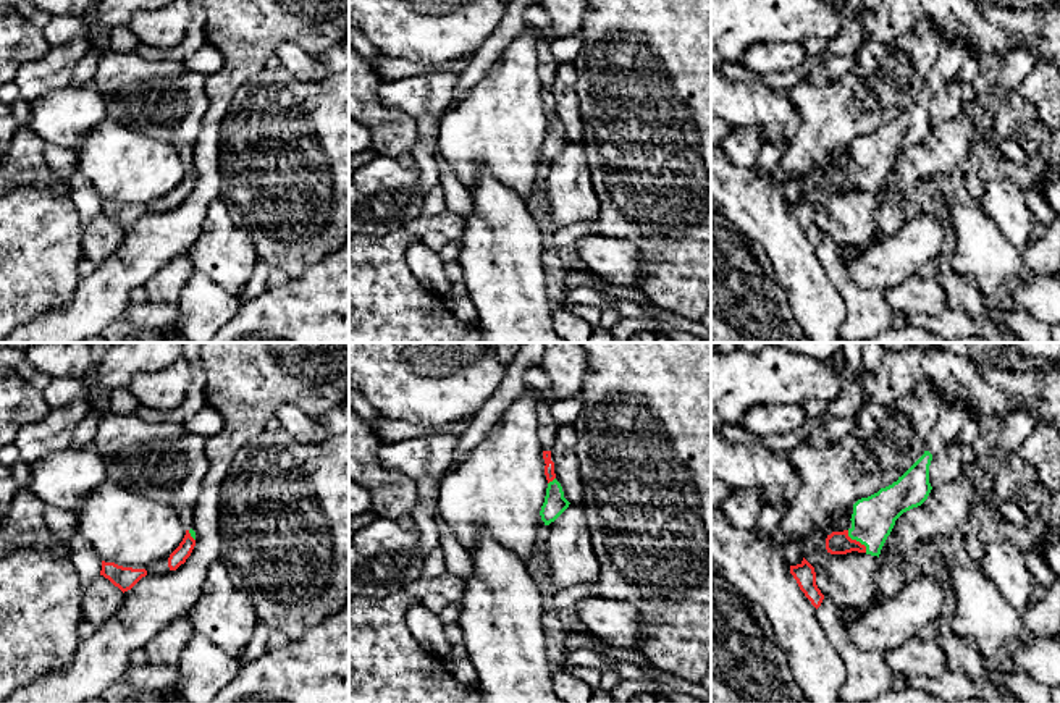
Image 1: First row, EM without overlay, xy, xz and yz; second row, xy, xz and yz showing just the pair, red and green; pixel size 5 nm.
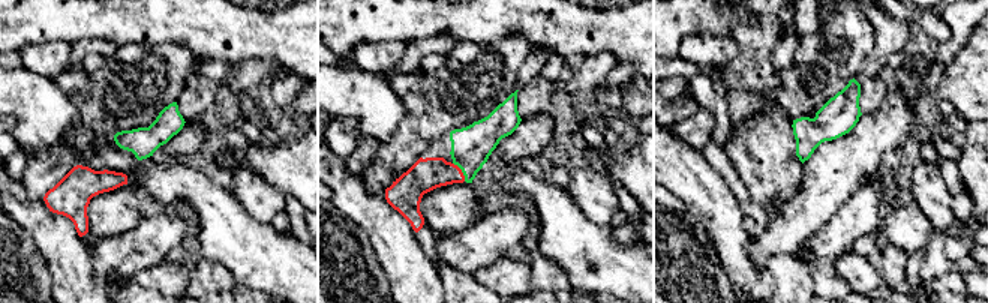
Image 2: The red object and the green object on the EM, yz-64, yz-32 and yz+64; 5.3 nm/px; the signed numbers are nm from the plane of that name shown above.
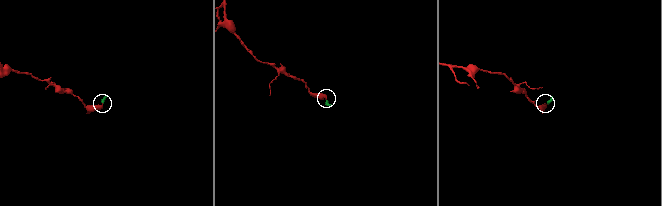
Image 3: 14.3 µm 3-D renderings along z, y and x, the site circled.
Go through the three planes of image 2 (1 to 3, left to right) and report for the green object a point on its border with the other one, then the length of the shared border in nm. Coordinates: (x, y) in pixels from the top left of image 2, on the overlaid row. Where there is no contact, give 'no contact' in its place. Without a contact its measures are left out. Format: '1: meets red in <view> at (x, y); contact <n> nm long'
1: no contact
2: meets red in yz-32 at (461, 171); contact 120 nm long
3: no contact

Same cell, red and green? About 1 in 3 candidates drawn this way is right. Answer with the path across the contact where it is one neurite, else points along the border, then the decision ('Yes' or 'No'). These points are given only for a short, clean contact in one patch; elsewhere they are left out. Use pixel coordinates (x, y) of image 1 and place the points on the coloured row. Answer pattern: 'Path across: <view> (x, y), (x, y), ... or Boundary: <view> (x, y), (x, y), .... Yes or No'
Path across: yz (837, 542), (855, 540), (873, 519). Yes

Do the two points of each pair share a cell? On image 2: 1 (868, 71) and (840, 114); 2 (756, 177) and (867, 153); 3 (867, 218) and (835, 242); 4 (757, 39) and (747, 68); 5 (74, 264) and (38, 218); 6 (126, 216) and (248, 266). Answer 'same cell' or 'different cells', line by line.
1: same cell
2: different cells
3: same cell
4: same cell
5: same cell
6: different cells

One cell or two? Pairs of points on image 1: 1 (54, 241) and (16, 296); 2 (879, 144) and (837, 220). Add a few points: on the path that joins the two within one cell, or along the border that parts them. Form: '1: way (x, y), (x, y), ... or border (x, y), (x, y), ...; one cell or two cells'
1: way (41, 254), (16, 278), (16, 283); one cell
2: border (824, 176), (831, 191), (865, 189), (878, 196); two cells

